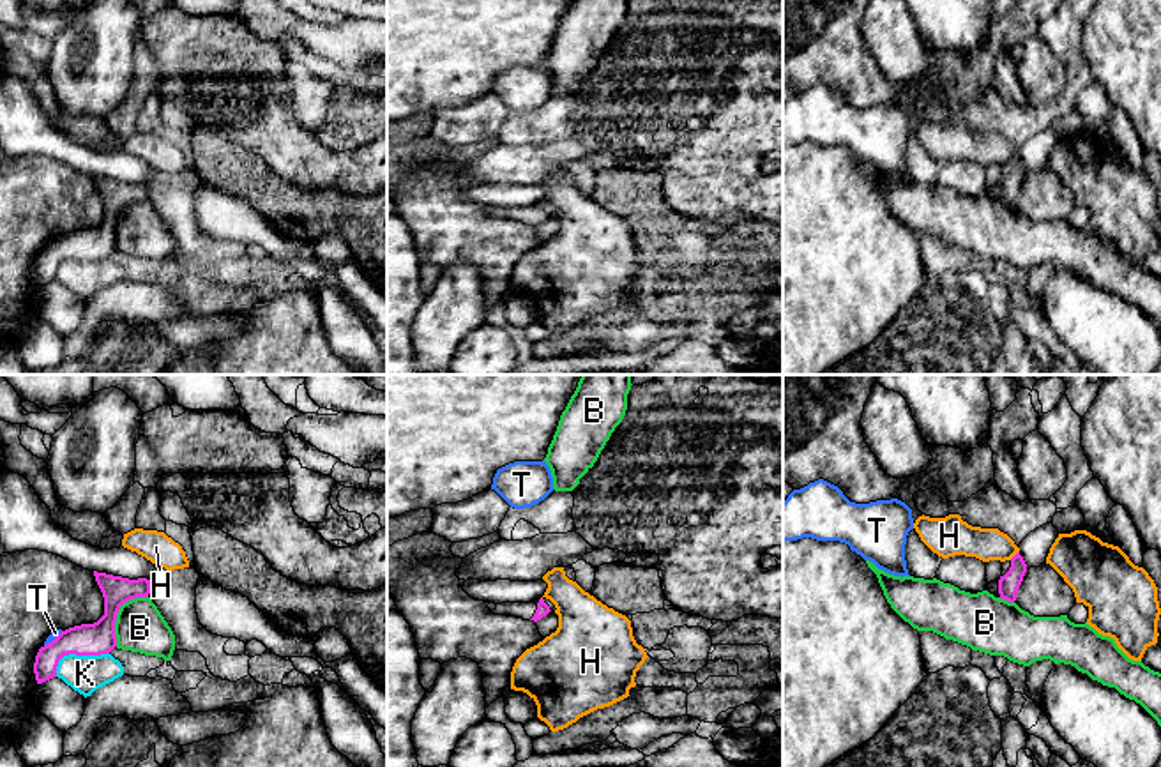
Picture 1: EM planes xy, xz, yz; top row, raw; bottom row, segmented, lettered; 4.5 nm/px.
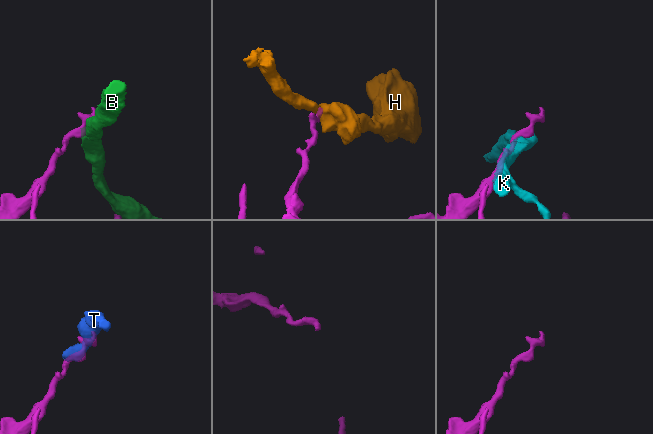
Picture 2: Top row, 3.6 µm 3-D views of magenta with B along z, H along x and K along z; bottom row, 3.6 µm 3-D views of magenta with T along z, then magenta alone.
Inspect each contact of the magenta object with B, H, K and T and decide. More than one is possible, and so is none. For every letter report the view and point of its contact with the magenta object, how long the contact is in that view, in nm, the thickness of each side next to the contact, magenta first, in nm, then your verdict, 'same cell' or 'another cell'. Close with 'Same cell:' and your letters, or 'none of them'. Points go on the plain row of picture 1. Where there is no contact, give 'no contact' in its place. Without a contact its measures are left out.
B: xy (117, 216) | 280 nm | 150/220 nm | another cell
H: yz (1015, 159) | 60 nm | 100/150 nm | another cell
K: xy (76, 258) | 260 nm | 150/170 nm | another cell
T: xy (55, 243) | 110 nm | 150/40 nm | another cell
Same cell: none of them

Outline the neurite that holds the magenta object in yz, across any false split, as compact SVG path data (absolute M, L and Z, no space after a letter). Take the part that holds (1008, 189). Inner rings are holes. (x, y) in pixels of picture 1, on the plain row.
M1018 156L1011 163L1009 175L1004 180L1000 180L1000 184L998 184L1000 203L1005 203L1009 207L1016 205L1016 198L1018 198L1018 193L1023 186L1025 177L1027 177L1027 168L1025 168L1023 161Z

